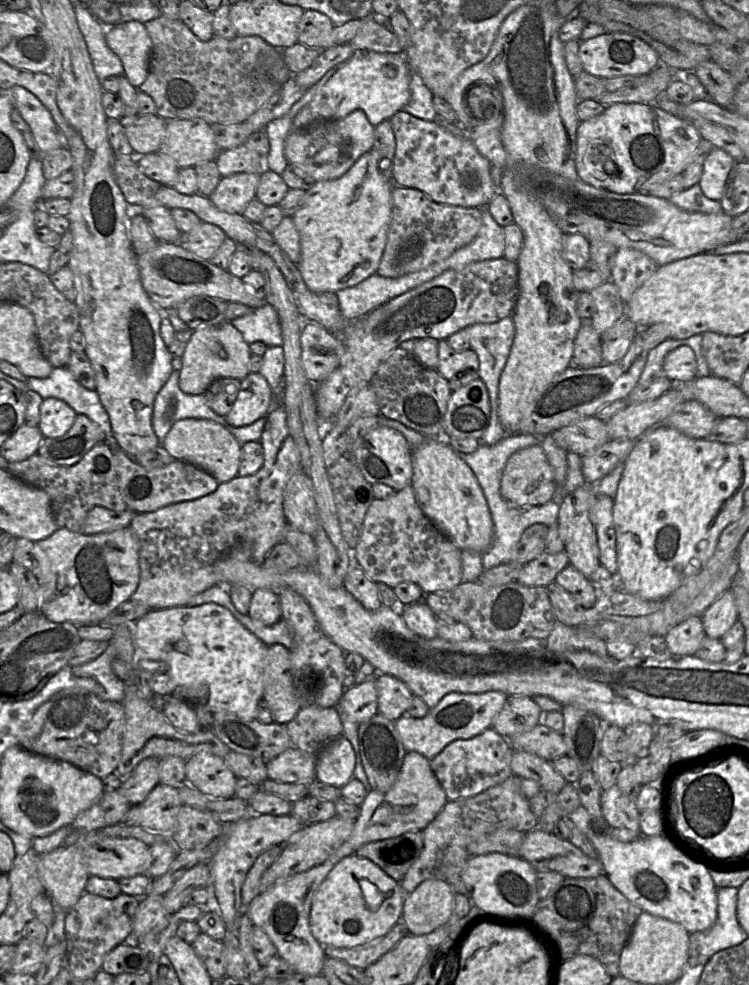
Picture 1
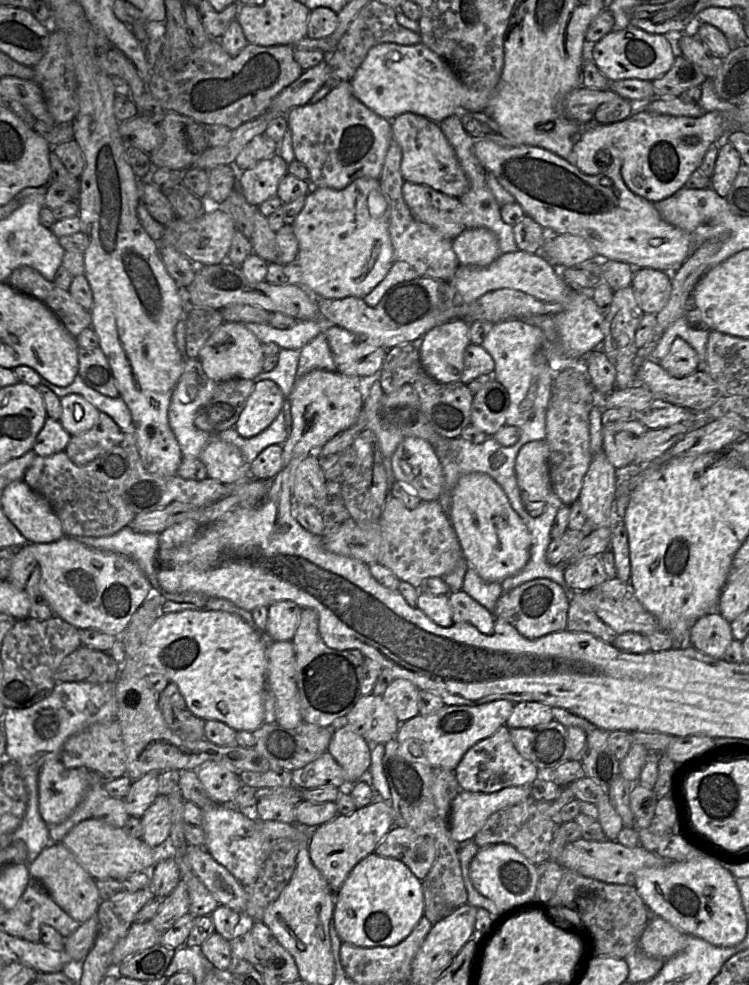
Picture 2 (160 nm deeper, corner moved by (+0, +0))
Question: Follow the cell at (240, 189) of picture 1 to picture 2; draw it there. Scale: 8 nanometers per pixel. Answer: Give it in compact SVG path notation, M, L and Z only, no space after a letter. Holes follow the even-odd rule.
M279 154L261 160L254 167L238 172L237 187L250 205L258 207L276 196L279 182L288 174L288 165Z

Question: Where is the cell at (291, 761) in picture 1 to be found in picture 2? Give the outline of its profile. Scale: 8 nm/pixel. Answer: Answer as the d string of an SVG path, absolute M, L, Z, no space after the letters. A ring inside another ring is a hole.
M328 752L323 753L303 768L291 772L292 785L302 789L325 786L334 786L339 789L348 787L344 770Z

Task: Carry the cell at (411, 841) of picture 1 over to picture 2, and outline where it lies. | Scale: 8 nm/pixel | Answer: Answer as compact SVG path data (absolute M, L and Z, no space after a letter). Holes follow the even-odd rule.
M394 825L380 841L374 853L399 860L422 880L435 860L435 844L408 827Z

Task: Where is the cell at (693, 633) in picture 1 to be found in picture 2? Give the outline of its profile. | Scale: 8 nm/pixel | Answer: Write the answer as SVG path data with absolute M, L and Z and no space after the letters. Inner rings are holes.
M718 612L699 618L689 633L691 646L716 659L723 659L733 640L731 623Z

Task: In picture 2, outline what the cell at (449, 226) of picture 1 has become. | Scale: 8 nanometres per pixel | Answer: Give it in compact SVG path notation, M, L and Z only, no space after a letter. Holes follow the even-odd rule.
M404 181L402 195L412 216L444 237L454 240L466 229L464 207L459 198L451 197L425 185Z

